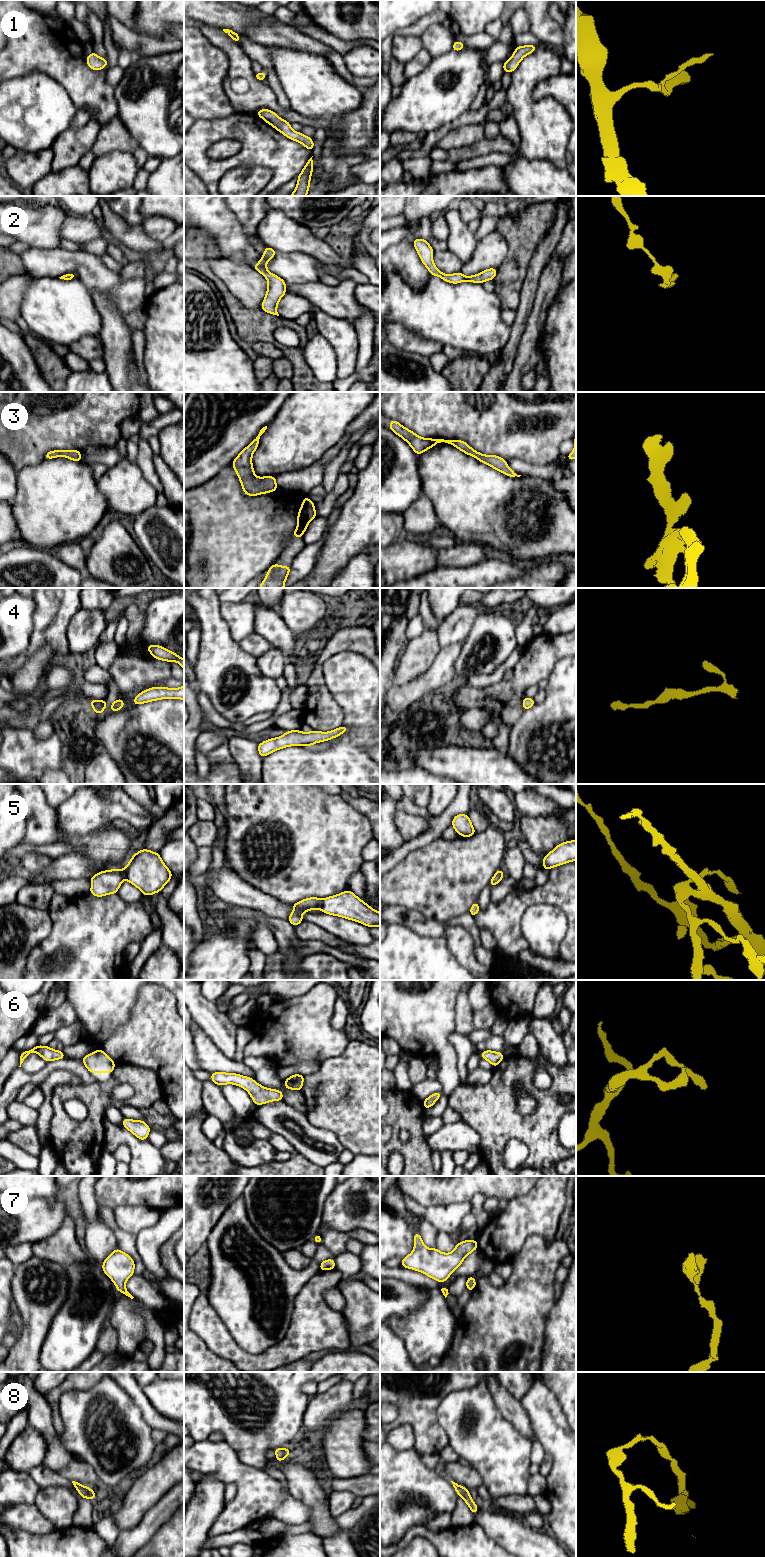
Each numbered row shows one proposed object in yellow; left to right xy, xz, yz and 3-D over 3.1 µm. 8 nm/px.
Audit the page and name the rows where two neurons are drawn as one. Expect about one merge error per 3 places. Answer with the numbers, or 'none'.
5

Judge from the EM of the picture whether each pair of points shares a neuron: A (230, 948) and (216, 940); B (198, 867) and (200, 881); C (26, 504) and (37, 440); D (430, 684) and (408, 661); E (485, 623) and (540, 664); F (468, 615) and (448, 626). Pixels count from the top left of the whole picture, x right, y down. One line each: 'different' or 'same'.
A: same
B: different
C: different
D: different
E: different
F: same

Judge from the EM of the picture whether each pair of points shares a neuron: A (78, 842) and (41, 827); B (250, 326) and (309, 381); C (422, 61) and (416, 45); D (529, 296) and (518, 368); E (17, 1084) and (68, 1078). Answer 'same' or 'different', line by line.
A: same
B: same
C: different
D: same
E: different

